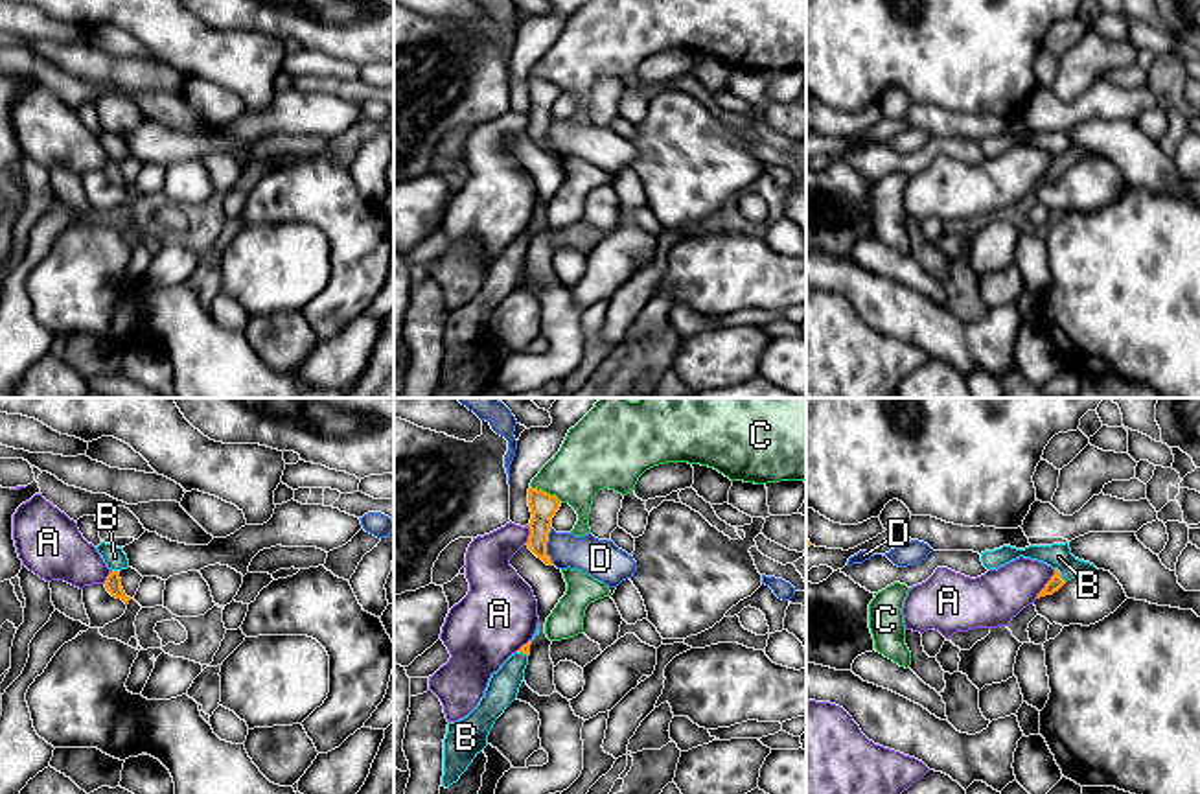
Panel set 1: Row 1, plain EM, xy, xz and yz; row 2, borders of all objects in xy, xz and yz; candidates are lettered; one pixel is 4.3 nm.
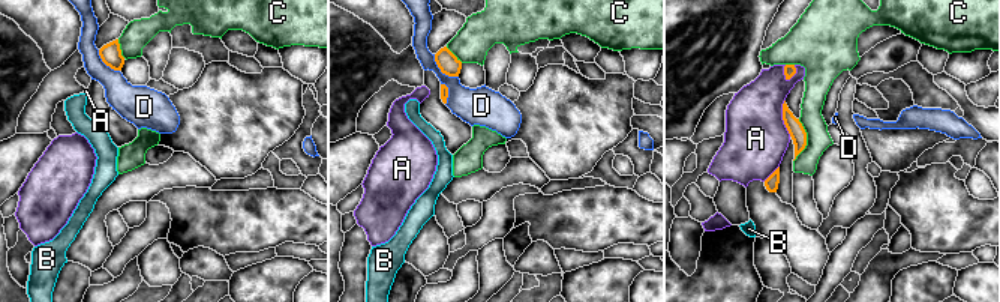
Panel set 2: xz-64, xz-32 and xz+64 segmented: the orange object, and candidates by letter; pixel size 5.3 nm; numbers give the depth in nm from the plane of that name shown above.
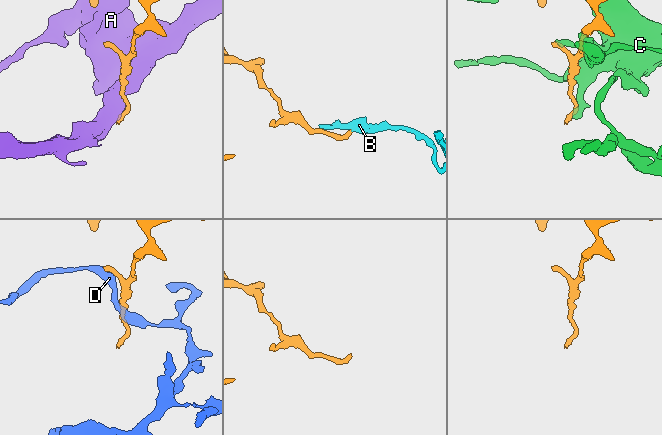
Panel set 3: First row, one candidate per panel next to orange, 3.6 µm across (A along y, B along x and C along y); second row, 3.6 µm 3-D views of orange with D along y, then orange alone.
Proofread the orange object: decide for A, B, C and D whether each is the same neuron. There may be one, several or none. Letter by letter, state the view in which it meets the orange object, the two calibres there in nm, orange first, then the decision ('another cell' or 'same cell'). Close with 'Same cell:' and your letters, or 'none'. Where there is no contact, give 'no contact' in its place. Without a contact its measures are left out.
A: yz | 60/240 nm | another cell
B: yz | 60/110 nm | same cell
C: xz | 120/280 nm | another cell
D: xz | 120/170 nm | another cell
Same cell: B

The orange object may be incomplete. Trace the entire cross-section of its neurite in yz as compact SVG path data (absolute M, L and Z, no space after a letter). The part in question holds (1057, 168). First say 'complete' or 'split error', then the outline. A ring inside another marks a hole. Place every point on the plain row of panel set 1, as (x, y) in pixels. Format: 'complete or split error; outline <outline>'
split error; outline M1069 129L1053 133L1029 133L1025 136L1003 133L999 136L981 140L981 149L987 157L998 157L1020 144L1044 149L1055 157L1055 162L1036 186L1053 182L1067 168L1097 157L1093 151L1075 146L1071 142Z

